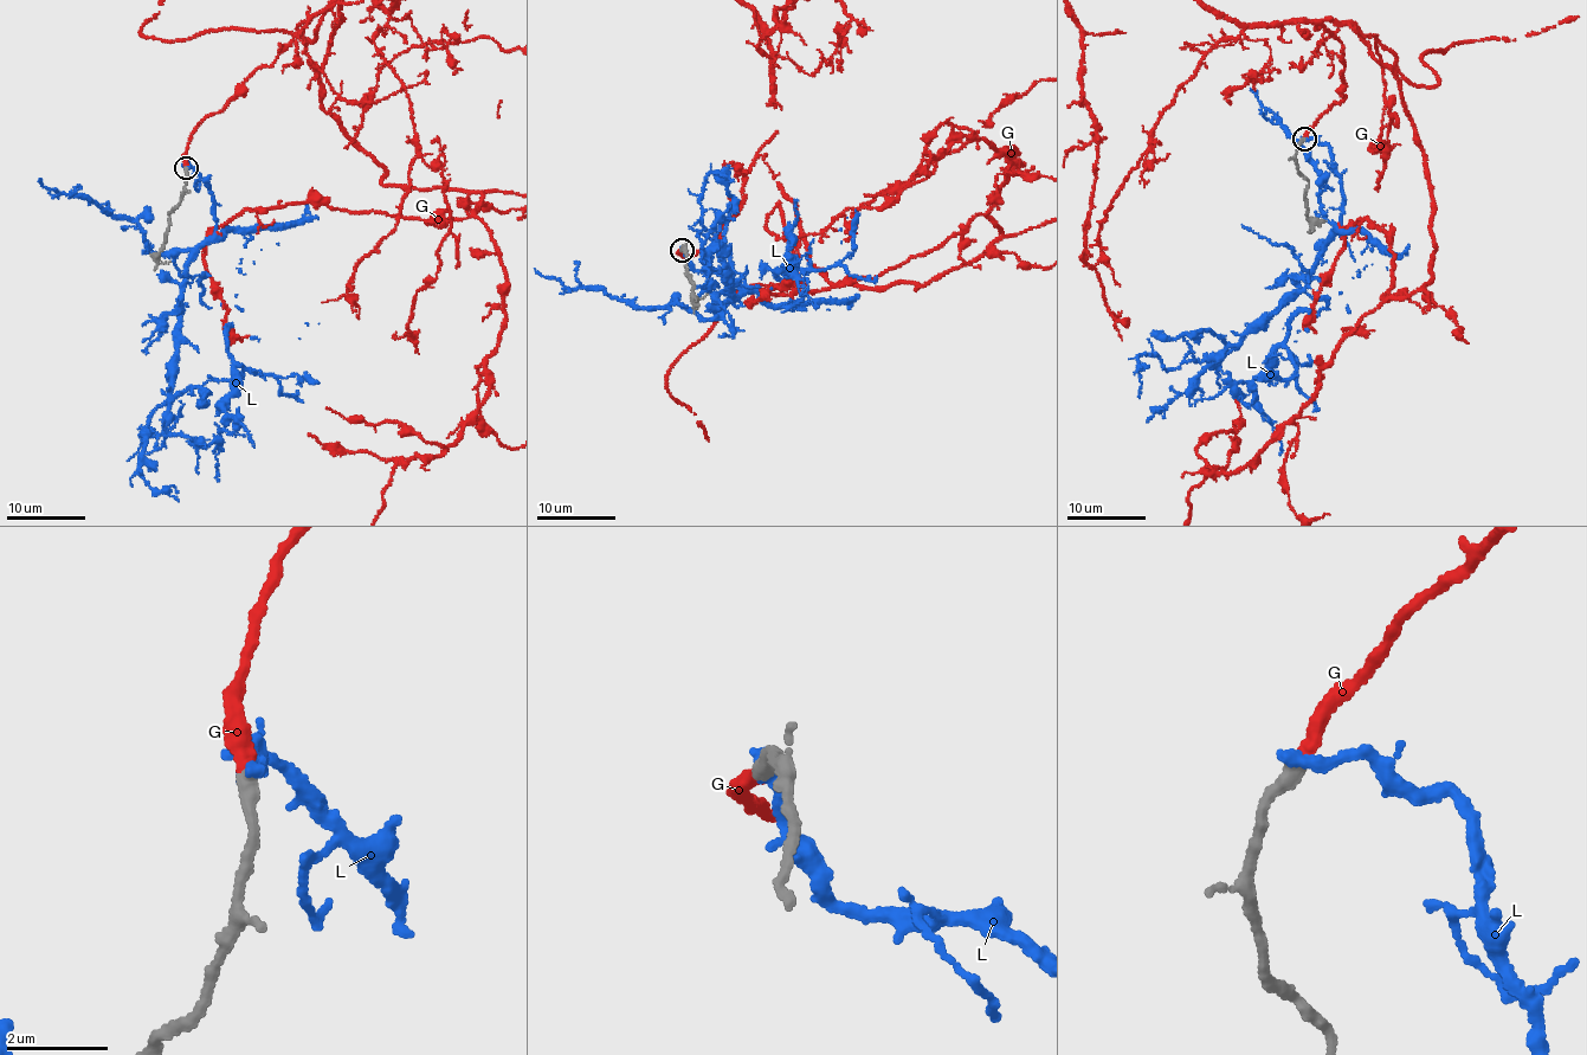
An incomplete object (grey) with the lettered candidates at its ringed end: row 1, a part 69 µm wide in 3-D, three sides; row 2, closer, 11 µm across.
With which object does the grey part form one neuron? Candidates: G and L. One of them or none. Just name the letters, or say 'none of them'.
G

